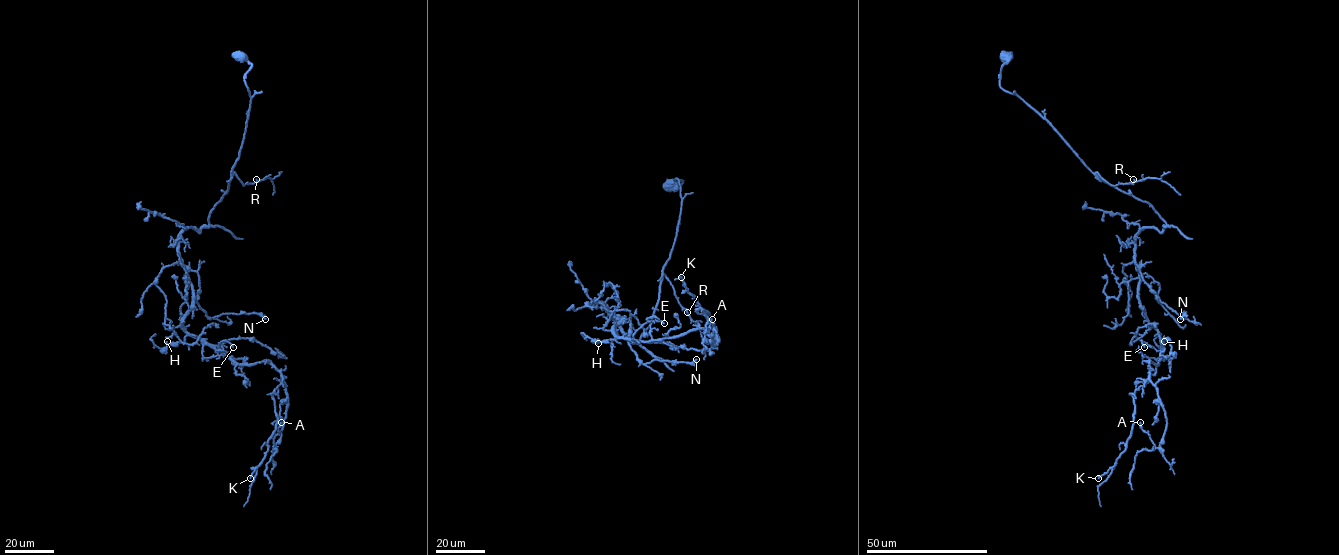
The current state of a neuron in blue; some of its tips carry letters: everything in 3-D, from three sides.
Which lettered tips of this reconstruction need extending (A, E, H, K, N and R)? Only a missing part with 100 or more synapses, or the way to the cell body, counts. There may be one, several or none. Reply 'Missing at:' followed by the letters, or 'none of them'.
Missing at: none of them

